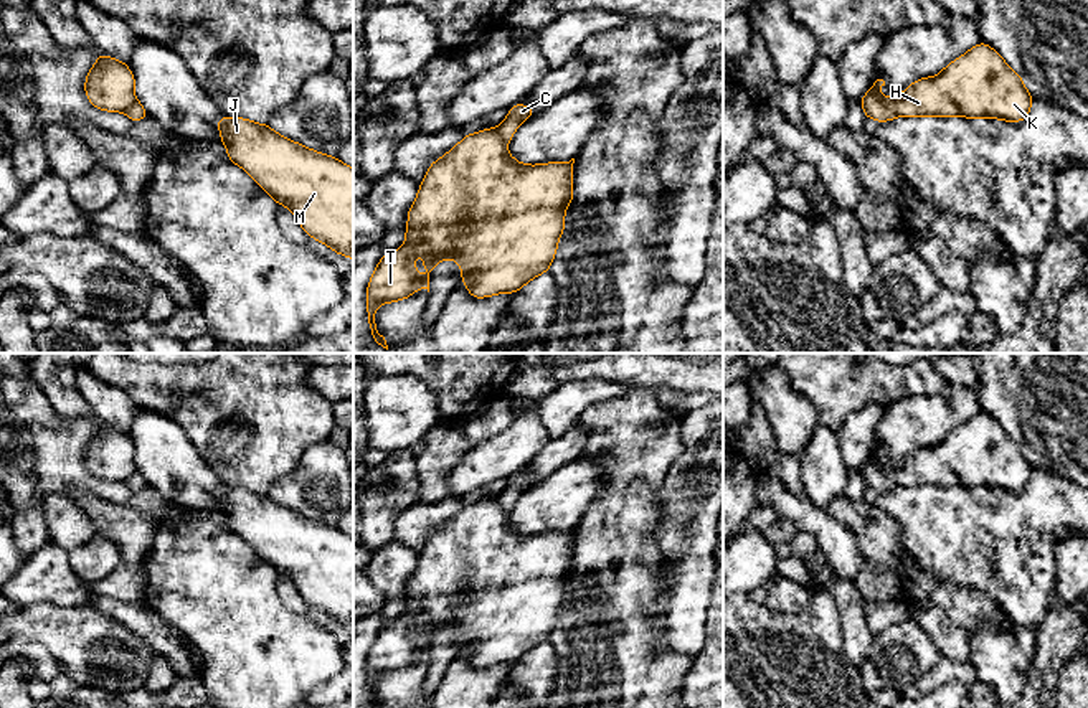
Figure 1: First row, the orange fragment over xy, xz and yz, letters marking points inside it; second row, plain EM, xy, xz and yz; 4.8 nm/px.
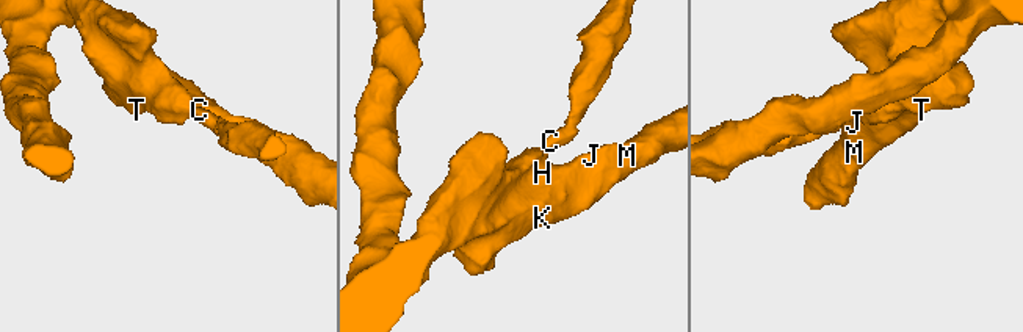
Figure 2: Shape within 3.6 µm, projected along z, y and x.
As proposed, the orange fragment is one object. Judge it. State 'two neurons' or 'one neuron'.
two neurons

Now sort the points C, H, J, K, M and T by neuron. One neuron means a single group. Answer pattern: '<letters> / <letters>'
C / H J K M T

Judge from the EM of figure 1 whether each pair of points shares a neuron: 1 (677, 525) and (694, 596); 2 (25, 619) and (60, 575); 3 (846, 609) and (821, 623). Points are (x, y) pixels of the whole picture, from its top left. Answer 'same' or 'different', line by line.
1: same
2: different
3: different

